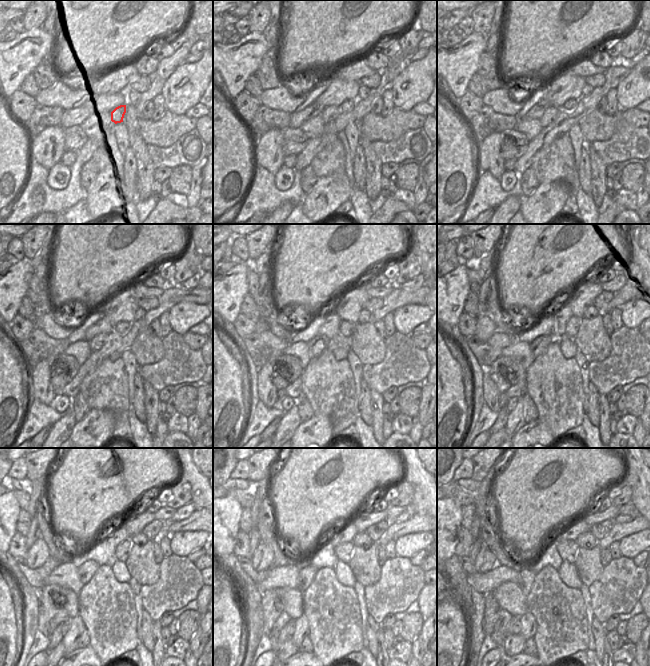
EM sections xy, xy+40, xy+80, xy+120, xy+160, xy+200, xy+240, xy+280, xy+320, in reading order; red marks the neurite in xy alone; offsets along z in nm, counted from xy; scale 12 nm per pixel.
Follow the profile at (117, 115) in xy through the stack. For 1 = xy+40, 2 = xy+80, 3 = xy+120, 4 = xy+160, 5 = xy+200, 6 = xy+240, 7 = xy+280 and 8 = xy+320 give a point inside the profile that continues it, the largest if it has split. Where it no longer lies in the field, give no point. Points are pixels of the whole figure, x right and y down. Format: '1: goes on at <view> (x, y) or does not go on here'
1: goes on at xy+40 (346, 106)
2: goes on at xy+80 (570, 104)
3: goes on at xy+120 (121, 328)
4: goes on at xy+160 (346, 328)
5: goes on at xy+200 (572, 326)
6: goes on at xy+240 (122, 551)
7: goes on at xy+280 (344, 551)
8: goes on at xy+320 (567, 549)

